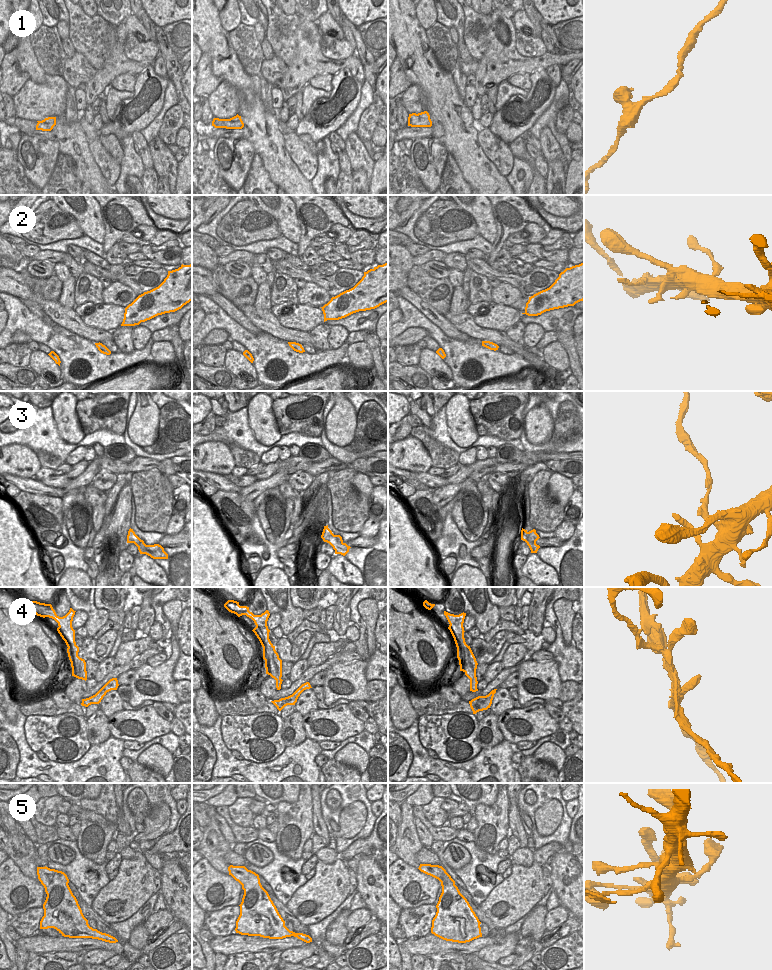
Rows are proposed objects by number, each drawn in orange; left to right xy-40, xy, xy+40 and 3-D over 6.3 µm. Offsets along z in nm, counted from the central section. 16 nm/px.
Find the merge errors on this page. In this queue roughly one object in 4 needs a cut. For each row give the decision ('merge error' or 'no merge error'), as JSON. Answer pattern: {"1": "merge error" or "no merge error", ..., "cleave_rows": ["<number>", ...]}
{"1": "no merge error", "2": "no merge error", "3": "merge error", "4": "merge error", "5": "merge error", "cleave_rows": ["3", "4", "5"]}

